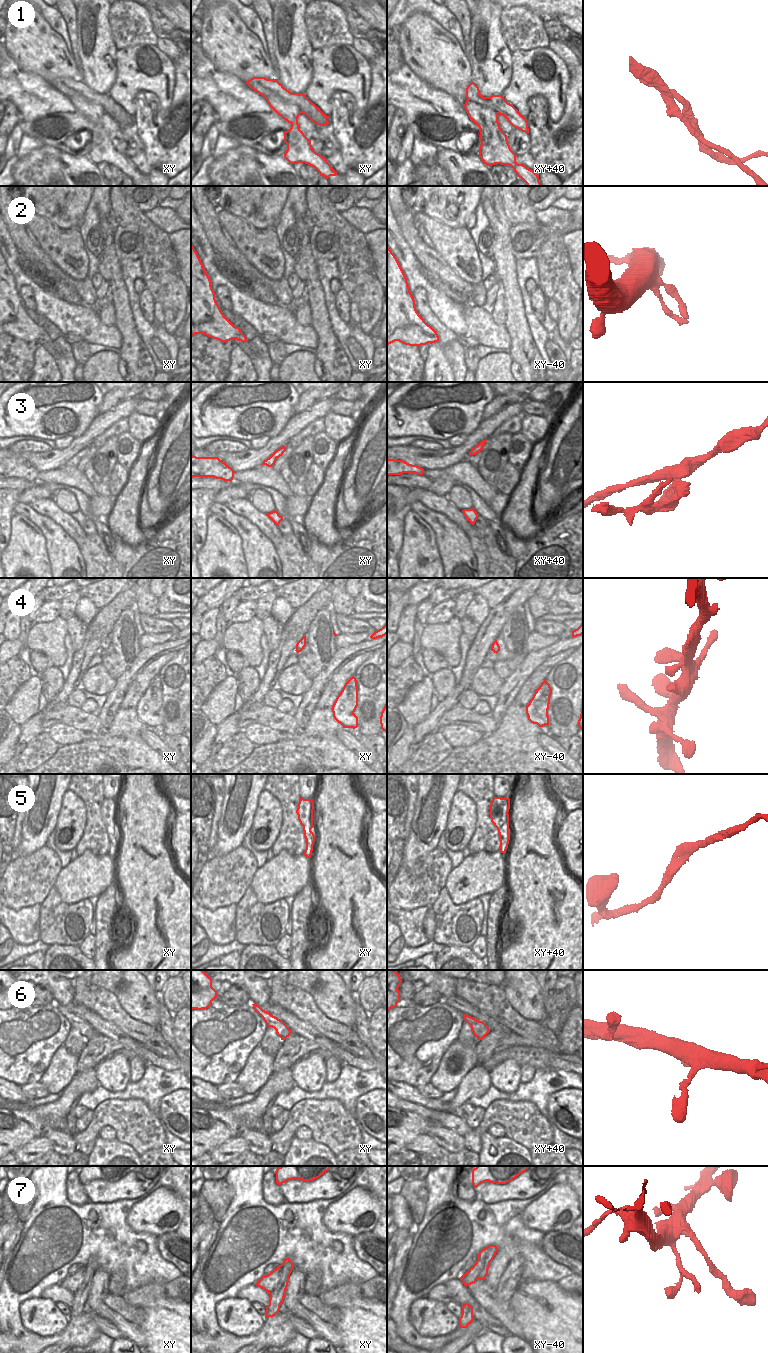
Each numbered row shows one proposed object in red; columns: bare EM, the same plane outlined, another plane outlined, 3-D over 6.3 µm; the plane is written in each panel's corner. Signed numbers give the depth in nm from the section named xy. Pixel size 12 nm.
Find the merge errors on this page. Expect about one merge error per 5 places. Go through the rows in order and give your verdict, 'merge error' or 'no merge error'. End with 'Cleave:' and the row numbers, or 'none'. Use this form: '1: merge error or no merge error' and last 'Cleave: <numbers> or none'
1: merge error
2: no merge error
3: merge error
4: no merge error
5: no merge error
6: no merge error
7: no merge error
Cleave: 1, 3

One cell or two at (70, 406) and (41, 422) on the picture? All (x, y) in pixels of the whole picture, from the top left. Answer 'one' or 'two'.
one

